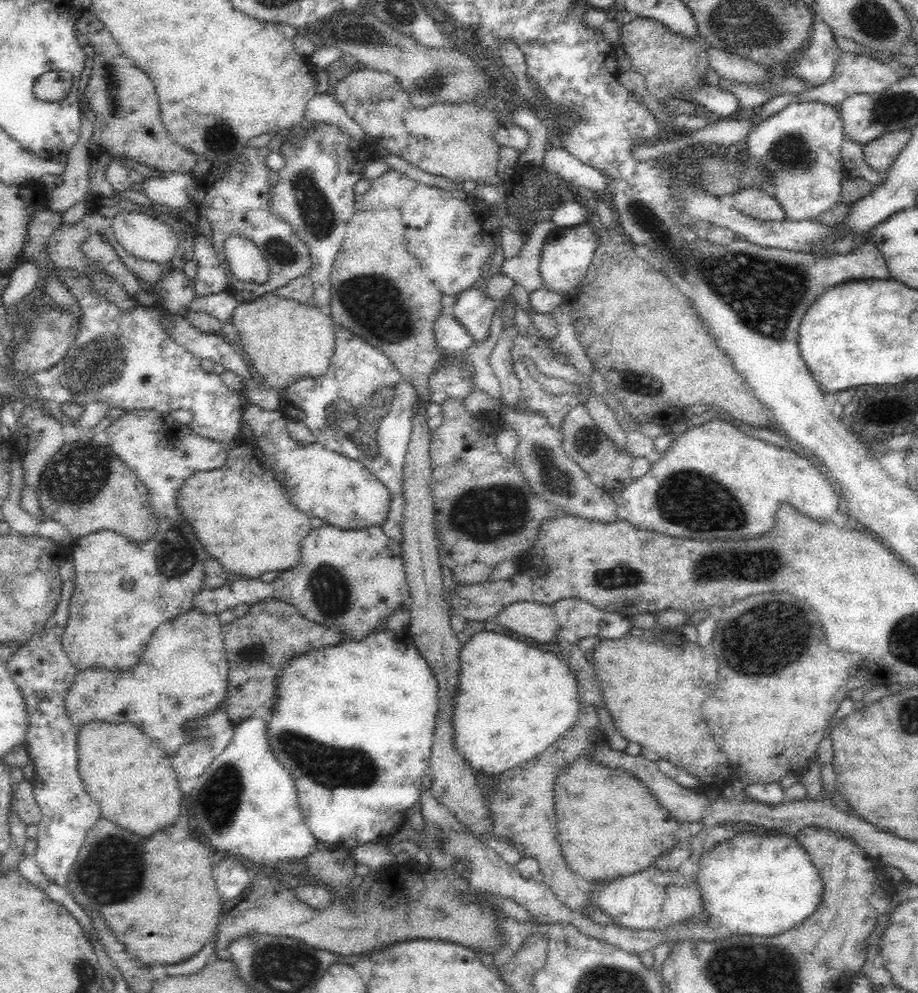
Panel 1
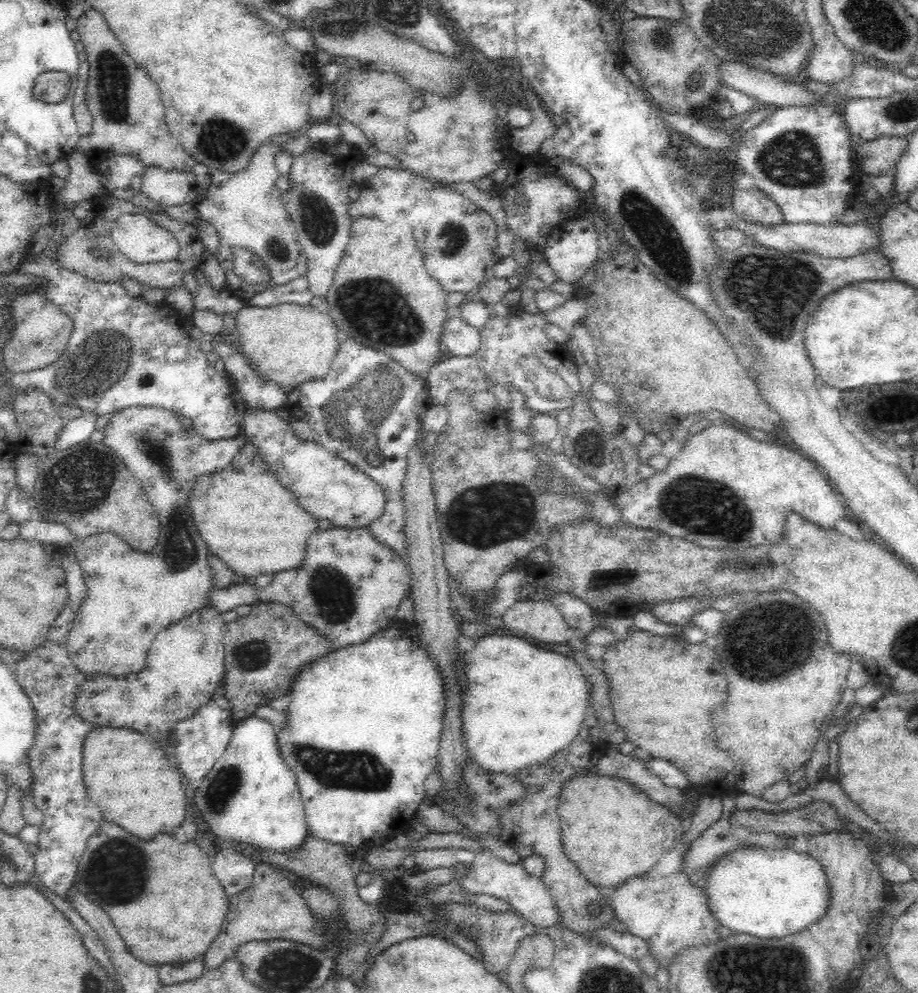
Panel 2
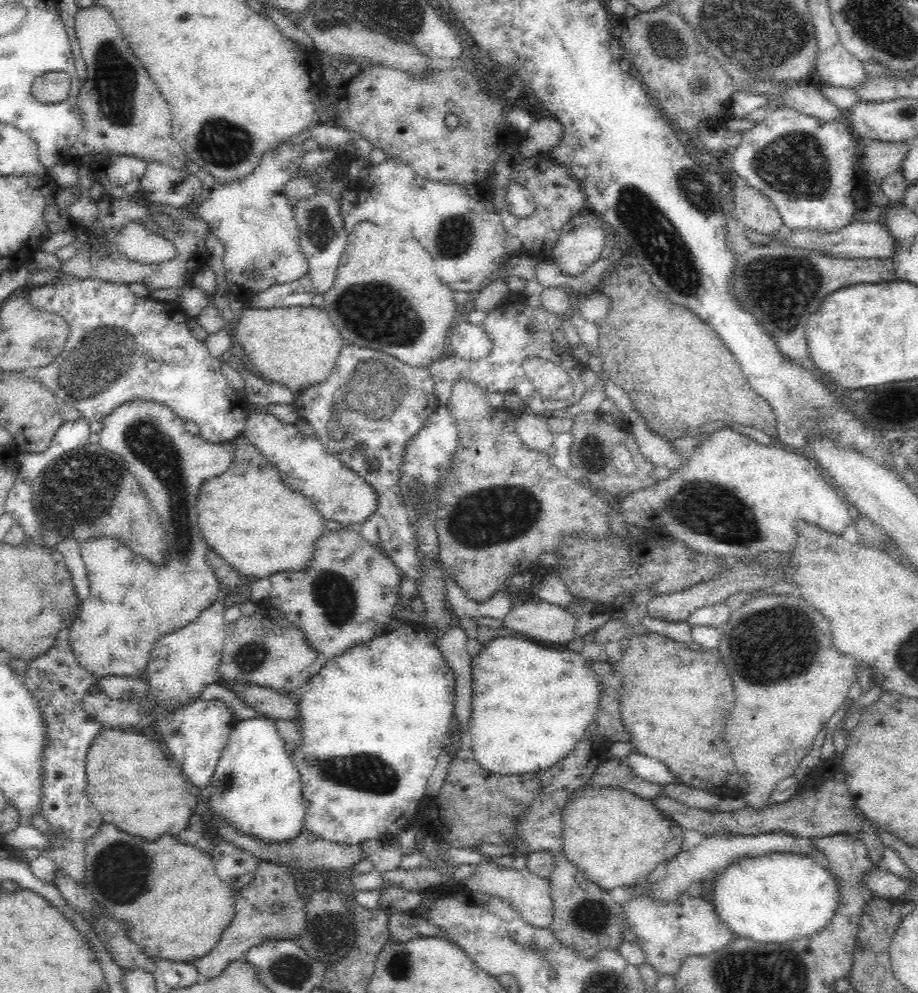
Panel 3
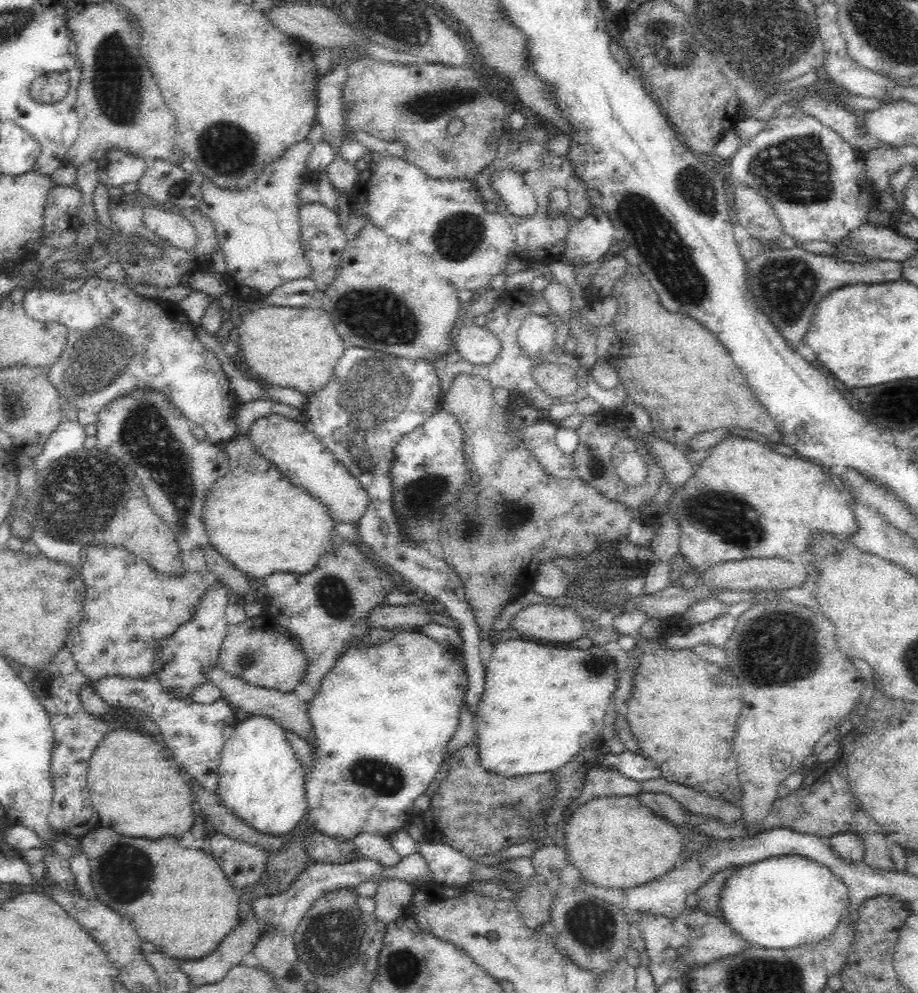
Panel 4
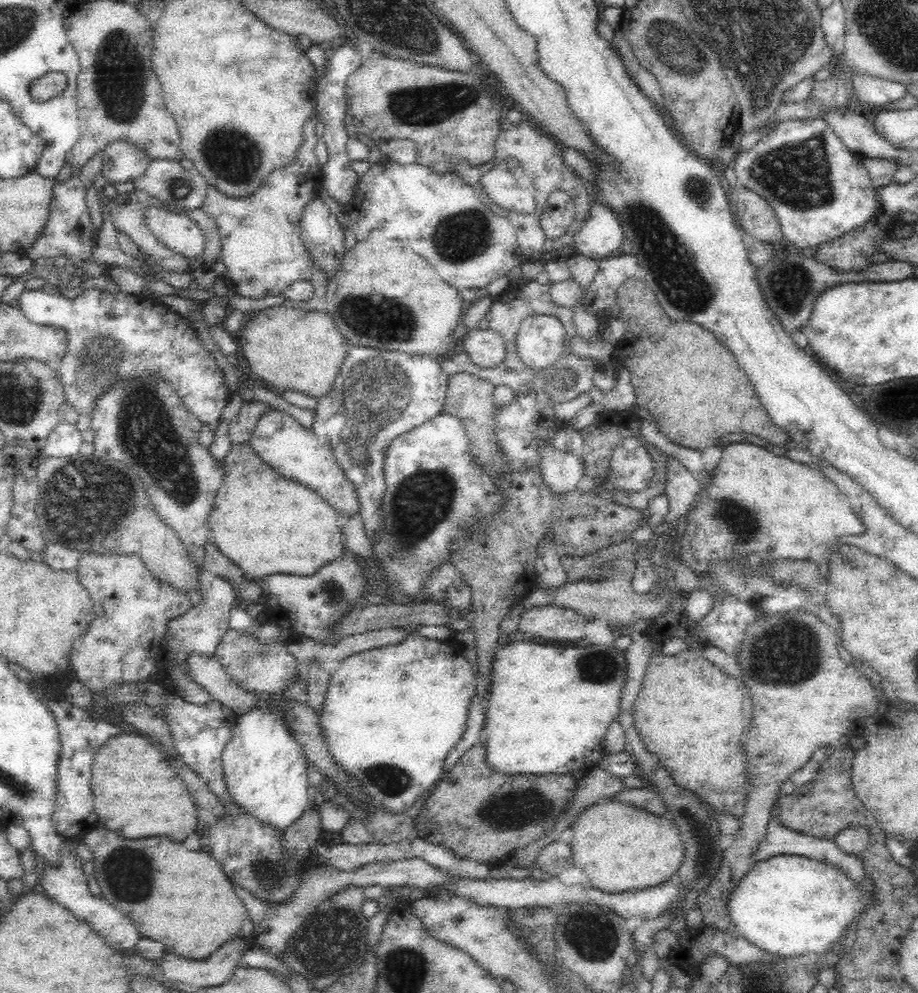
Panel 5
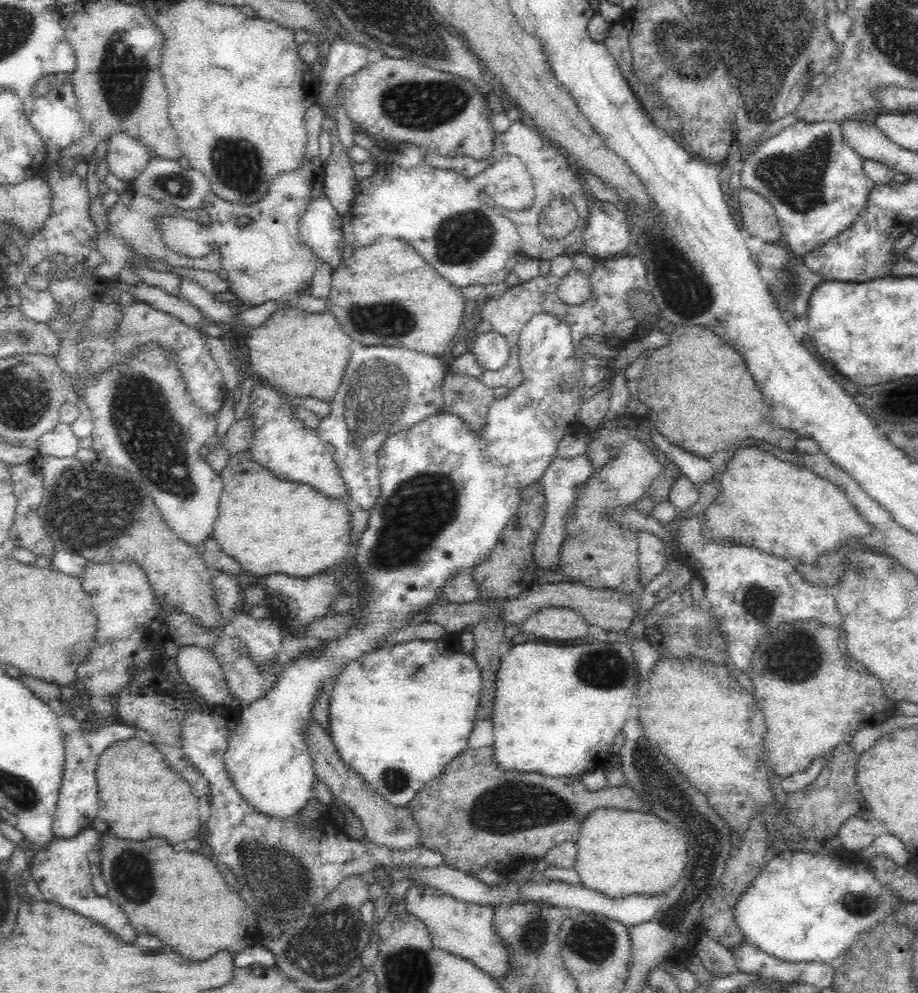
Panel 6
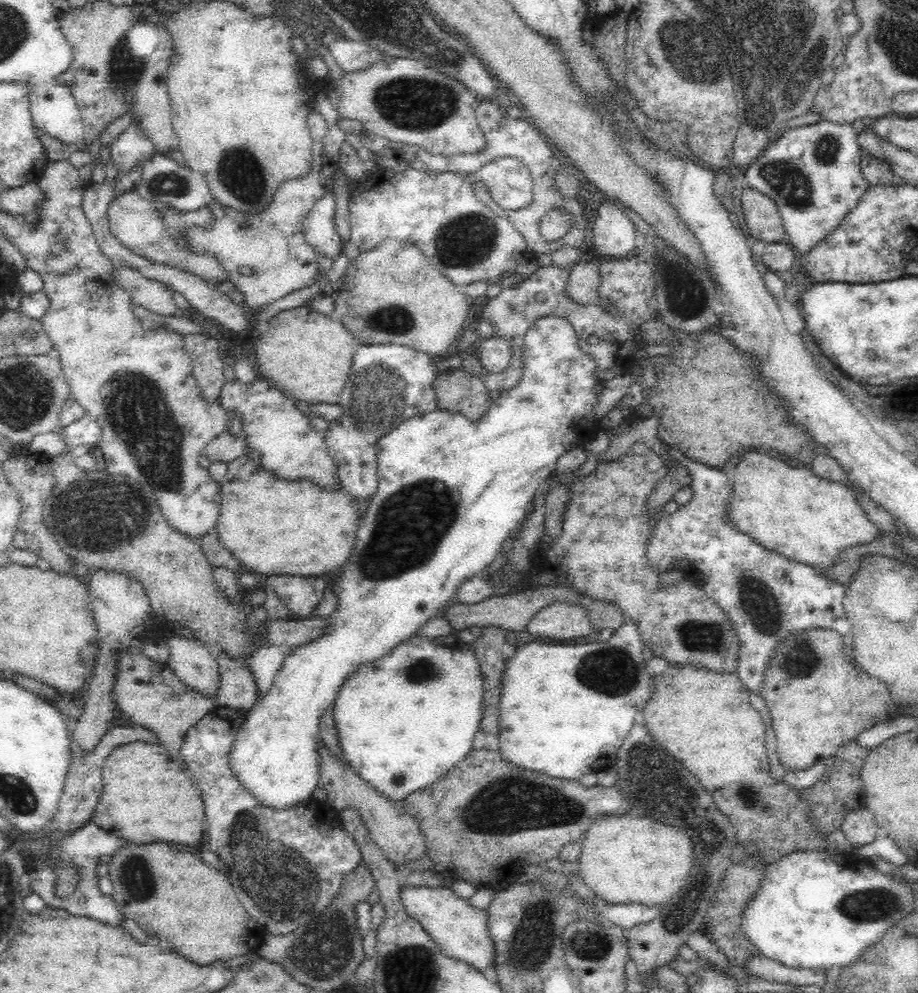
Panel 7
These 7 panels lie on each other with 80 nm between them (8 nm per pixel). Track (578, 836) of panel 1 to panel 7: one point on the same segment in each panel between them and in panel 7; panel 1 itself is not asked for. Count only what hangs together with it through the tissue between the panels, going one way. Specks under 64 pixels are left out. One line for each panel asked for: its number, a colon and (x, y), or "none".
2: (611, 831)
3: (614, 837)
4: (616, 842)
5: (619, 847)
6: (621, 853)
7: (625, 859)

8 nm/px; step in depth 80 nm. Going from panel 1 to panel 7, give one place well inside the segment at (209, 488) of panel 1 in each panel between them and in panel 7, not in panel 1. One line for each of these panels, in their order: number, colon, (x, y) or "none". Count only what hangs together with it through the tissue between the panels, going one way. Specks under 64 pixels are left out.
2: (248, 520)
3: (247, 515)
4: (254, 517)
5: (255, 511)
6: (267, 525)
7: (272, 526)

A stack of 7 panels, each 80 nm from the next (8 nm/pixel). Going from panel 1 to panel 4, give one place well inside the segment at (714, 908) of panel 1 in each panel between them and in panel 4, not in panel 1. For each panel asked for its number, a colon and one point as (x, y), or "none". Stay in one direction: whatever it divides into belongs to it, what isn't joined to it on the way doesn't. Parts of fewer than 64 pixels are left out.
2: (767, 893)
3: (773, 899)
4: (782, 902)

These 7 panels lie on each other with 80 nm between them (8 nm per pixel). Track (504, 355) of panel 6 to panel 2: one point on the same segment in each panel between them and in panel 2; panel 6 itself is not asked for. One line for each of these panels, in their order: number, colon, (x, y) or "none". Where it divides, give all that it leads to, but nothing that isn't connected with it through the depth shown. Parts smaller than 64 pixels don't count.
2: (462, 340)
3: (468, 341)
4: (478, 345)
5: (486, 348)

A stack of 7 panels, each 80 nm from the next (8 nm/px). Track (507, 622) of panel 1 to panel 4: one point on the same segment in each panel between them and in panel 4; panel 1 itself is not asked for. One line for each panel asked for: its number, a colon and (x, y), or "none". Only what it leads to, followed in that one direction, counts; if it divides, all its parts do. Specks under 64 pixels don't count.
2: (541, 620)
3: (541, 620)
4: (547, 621)

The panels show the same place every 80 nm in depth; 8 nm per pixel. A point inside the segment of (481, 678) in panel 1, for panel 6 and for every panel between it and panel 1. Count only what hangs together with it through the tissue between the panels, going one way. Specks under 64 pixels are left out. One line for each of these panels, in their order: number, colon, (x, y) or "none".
2: (522, 704)
3: (531, 705)
4: (541, 705)
5: (549, 708)
6: (558, 709)

